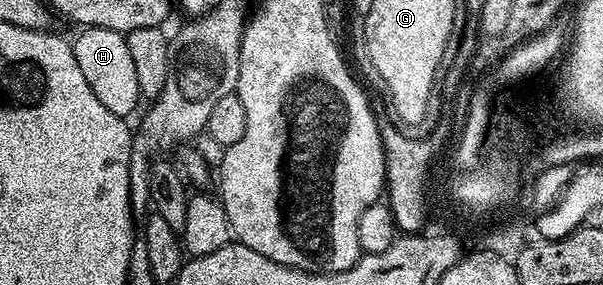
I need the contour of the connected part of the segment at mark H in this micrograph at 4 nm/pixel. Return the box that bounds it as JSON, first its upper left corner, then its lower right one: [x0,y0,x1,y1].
[73,26,141,116]

